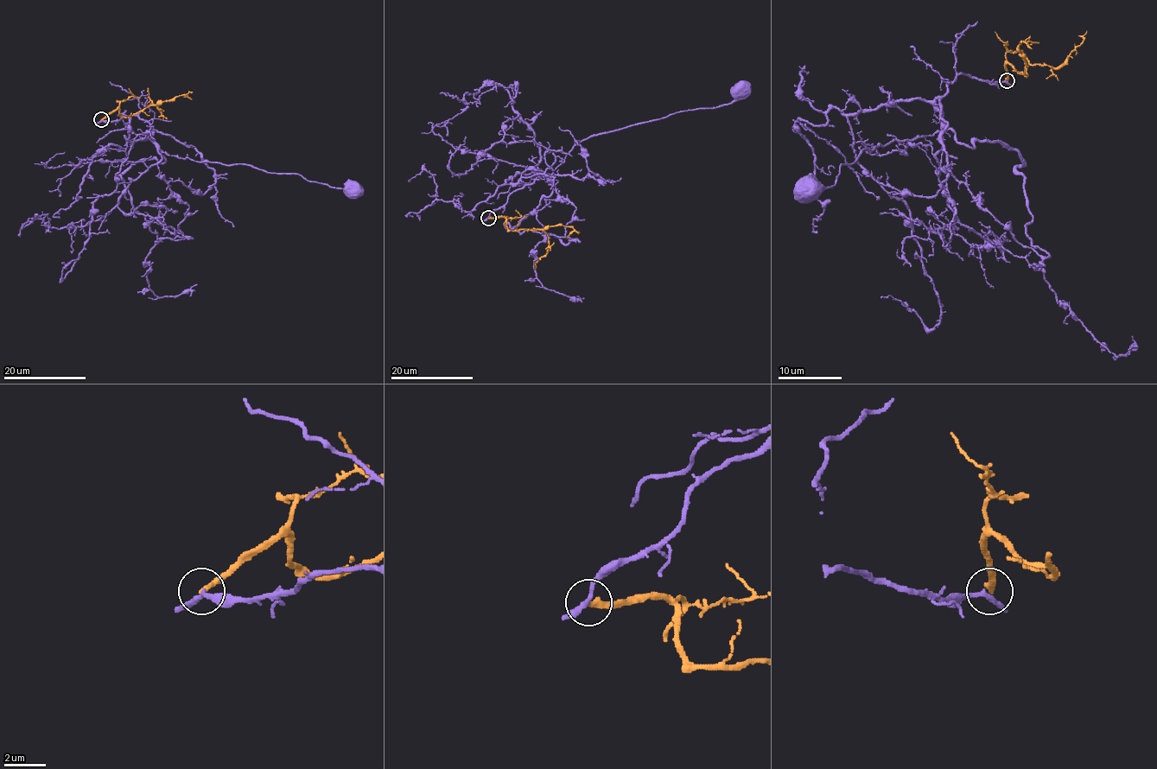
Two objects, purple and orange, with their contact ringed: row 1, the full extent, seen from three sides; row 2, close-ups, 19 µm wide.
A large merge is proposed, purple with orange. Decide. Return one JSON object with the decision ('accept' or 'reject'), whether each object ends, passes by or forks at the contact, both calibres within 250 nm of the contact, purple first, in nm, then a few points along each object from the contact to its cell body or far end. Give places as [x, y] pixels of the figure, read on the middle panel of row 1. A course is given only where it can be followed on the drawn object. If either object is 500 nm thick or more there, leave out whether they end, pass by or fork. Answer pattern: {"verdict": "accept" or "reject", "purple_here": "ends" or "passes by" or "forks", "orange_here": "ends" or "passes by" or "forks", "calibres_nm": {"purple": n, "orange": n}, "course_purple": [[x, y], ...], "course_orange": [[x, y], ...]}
{"verdict": "reject", "purple_here": "passes by", "orange_here": "ends", "calibres_nm": {"purple": 220, "orange": 280}, "course_purple": [[489, 218], [511, 194], [541, 175], [539, 172], [549, 178], [582, 141], [677, 112], [728, 104], [741, 91]], "course_orange": [[489, 218], [505, 218], [506, 226], [512, 230], [537, 229], [547, 234], [547, 251], [536, 263], [535, 269]]}

